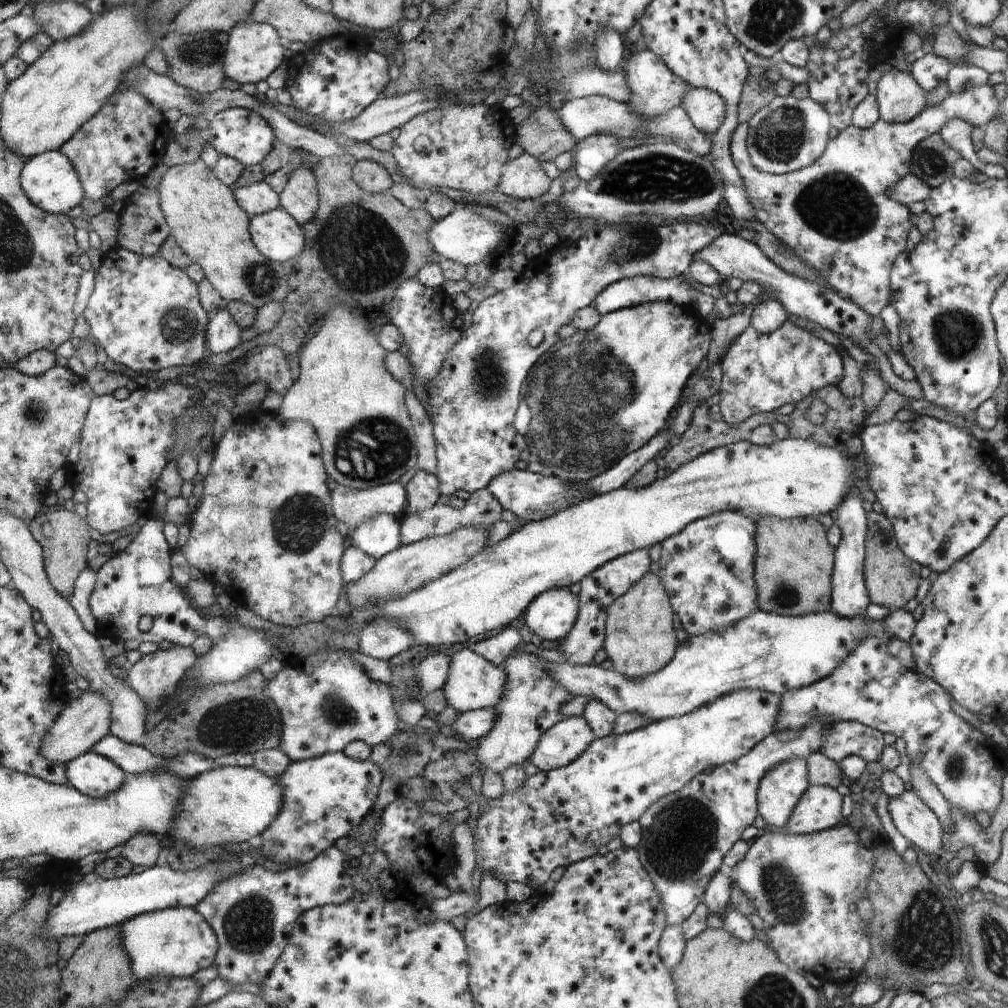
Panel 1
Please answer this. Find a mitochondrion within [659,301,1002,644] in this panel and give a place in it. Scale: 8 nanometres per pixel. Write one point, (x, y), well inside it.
(957, 334)

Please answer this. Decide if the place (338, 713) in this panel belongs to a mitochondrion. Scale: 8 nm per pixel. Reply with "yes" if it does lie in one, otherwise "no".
yes

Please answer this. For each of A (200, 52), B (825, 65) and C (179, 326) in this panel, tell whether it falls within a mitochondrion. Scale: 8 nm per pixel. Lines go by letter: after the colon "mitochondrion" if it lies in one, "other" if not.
A: mitochondrion
B: other
C: mitochondrion

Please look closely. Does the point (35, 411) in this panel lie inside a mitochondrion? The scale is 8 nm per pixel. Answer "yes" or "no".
yes

